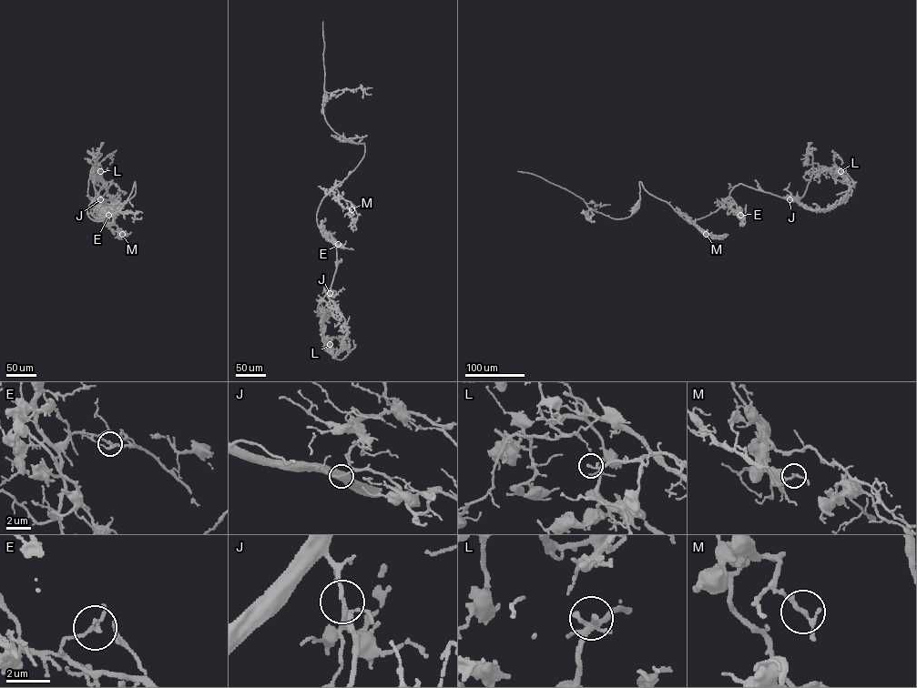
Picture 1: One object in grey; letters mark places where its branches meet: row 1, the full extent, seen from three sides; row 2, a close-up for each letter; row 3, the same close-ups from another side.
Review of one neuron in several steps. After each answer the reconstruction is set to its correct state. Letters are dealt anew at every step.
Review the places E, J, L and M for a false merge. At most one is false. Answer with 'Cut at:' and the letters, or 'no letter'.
Cut at: no letter

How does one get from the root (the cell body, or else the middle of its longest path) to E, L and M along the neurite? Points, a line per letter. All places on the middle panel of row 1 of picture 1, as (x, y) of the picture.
E: (321, 199), (317, 214), (318, 226), (334, 245), (338, 244)
L: (321, 199), (316, 221), (337, 243), (335, 273), (329, 291), (317, 308), (321, 330), (330, 349), (330, 344)
M: (321, 199), (332, 190), (339, 203), (351, 209)

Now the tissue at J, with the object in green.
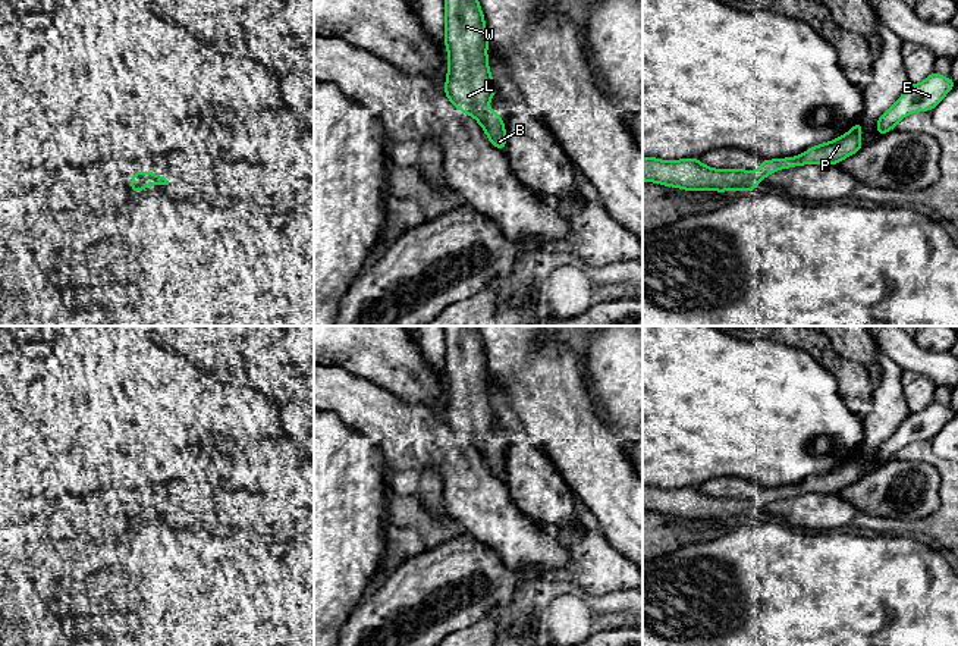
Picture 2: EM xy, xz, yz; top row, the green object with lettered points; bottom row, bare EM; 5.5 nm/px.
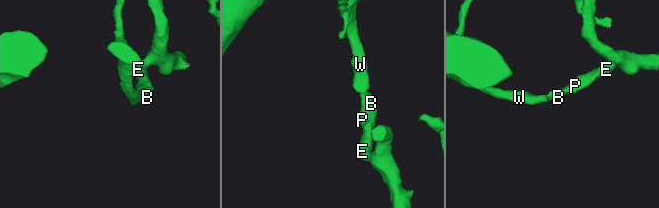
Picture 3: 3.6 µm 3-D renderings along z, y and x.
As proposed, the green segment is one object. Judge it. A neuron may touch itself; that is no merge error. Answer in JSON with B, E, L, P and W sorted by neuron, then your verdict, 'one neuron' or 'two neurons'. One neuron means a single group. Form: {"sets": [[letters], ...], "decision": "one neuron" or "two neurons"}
{"sets": [["B", "E", "L", "P", "W"]], "decision": "one neuron"}

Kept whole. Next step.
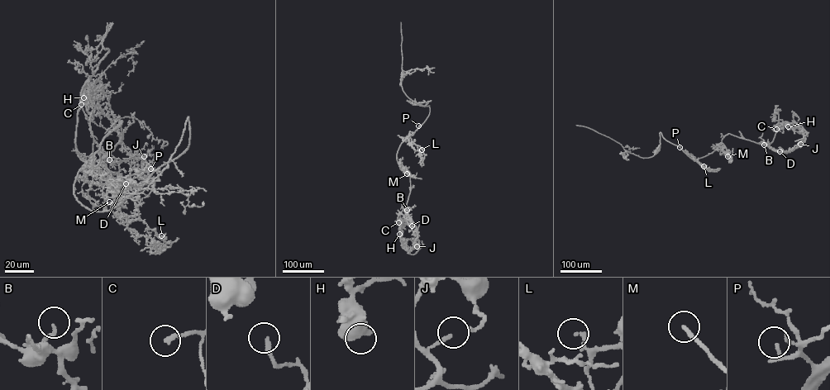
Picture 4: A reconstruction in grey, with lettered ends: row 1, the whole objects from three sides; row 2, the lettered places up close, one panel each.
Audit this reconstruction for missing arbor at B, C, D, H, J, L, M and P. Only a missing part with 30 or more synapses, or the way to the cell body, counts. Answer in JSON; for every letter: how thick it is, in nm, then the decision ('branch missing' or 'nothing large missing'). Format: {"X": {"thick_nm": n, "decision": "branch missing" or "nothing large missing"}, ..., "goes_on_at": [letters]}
{"B": {"thick_nm": 130, "decision": "nothing large missing"}, "C": {"thick_nm": 170, "decision": "branch missing"}, "D": {"thick_nm": 190, "decision": "nothing large missing"}, "H": {"thick_nm": 700, "decision": "branch missing"}, "J": {"thick_nm": 150, "decision": "nothing large missing"}, "L": {"thick_nm": 130, "decision": "nothing large missing"}, "M": {"thick_nm": 180, "decision": "branch missing"}, "P": {"thick_nm": 190, "decision": "branch missing"}, "goes_on_at": ["C", "H", "M", "P"]}

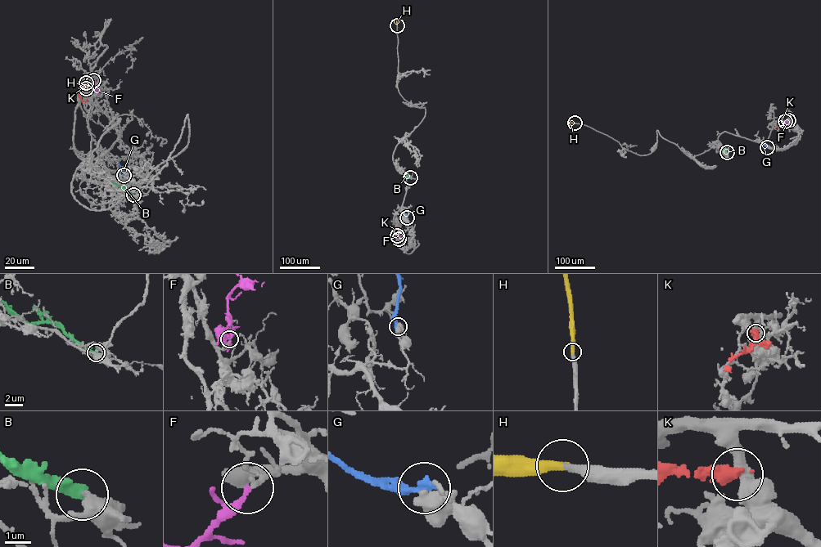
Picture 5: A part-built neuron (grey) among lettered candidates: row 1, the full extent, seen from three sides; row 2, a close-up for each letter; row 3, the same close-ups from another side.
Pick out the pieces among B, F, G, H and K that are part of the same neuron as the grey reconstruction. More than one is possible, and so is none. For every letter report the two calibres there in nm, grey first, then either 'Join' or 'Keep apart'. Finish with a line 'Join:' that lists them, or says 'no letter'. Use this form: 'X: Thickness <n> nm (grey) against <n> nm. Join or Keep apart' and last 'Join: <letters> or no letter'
B: Thickness 340 nm (grey) against 340 nm. Keep apart
F: Thickness 160 nm (grey) against 200 nm. Join
G: Thickness 550 nm (grey) against 380 nm. Keep apart
H: Thickness 320 nm (grey) against 380 nm. Join
K: Thickness 460 nm (grey) against 440 nm. Keep apart
Join: F, H

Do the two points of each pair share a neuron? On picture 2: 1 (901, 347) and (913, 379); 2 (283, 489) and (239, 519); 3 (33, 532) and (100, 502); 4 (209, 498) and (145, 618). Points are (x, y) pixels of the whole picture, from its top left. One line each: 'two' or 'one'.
1: two
2: two
3: one
4: two

